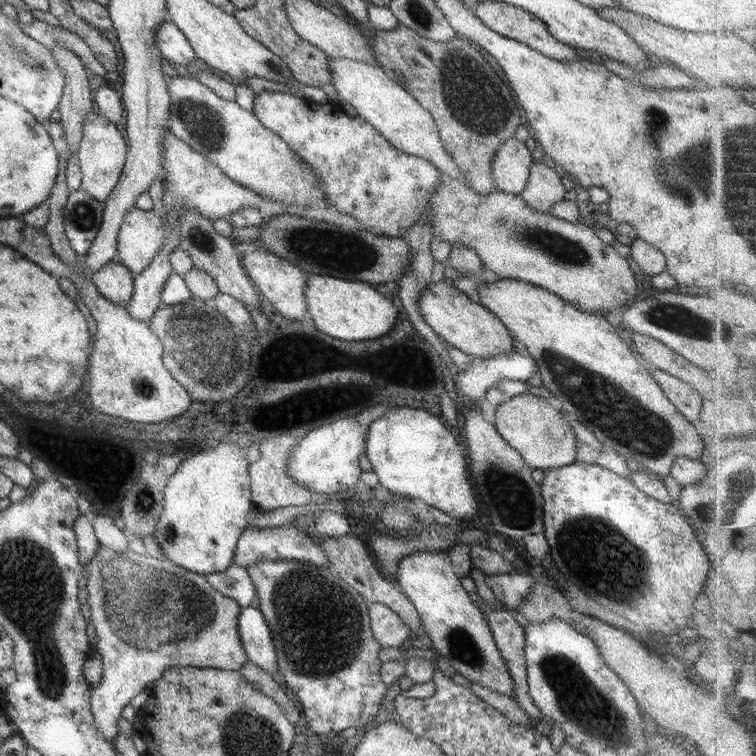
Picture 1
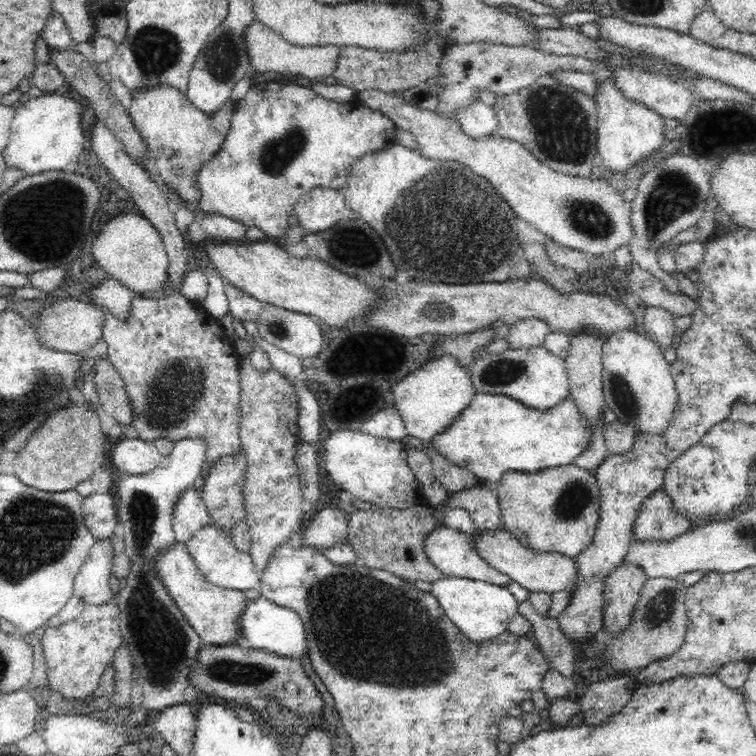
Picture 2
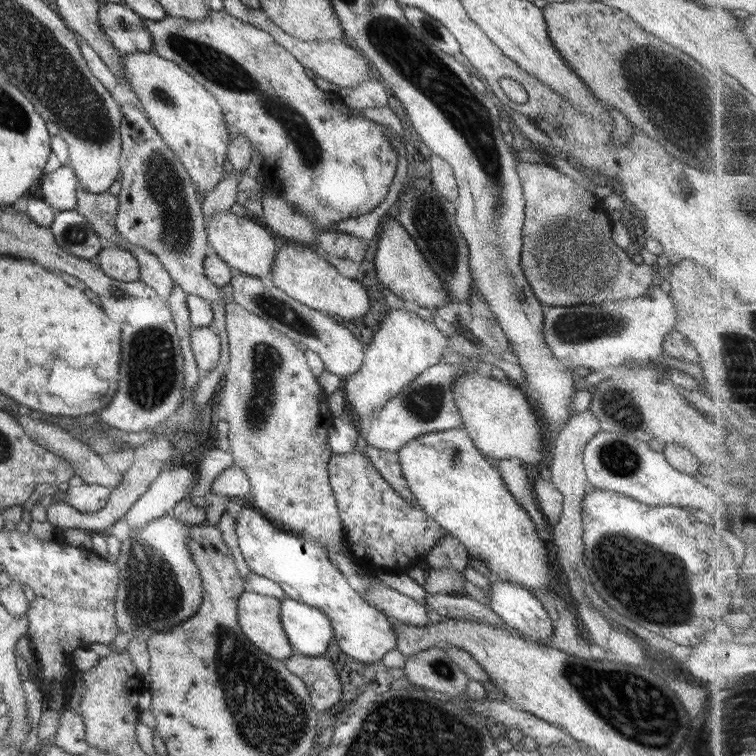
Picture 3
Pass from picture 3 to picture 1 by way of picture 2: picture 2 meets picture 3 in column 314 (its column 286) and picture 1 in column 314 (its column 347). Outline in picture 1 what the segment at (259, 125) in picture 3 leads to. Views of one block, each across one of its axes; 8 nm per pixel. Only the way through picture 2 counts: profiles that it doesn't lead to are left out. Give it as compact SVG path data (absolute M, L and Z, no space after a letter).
M261 89L254 98L251 111L263 128L274 132L300 159L311 166L328 205L335 206L343 216L357 220L365 231L388 238L404 237L407 229L424 212L427 195L441 183L441 174L429 161L393 148L367 121L358 116L351 118L329 102L318 104L303 97L292 96L289 92Z

